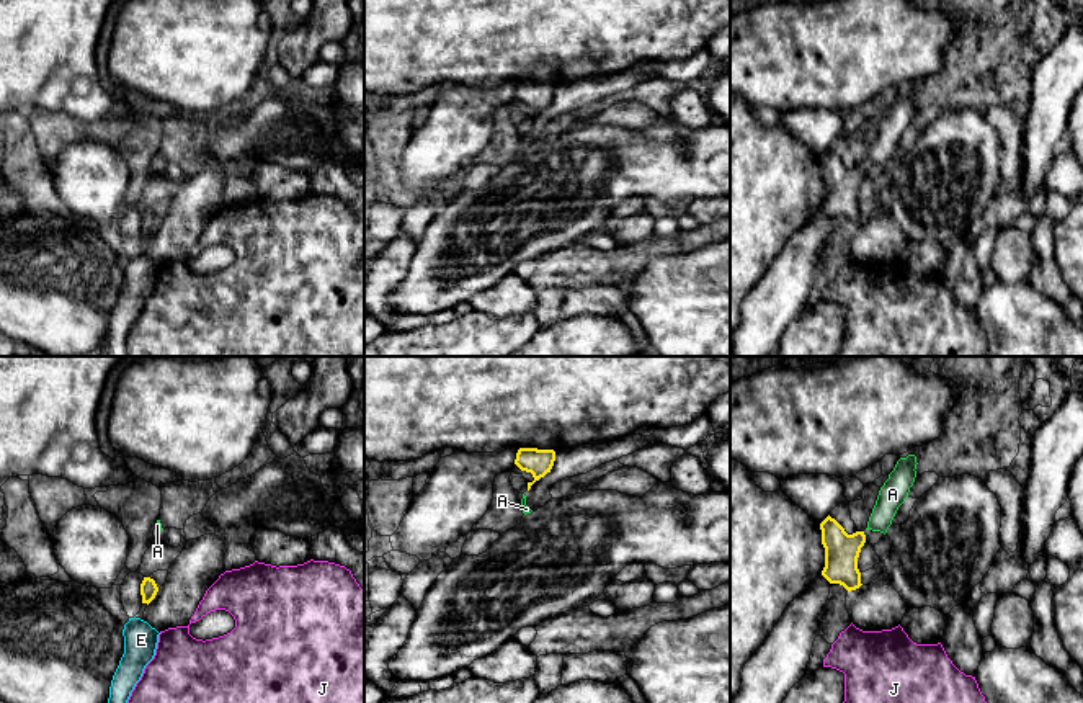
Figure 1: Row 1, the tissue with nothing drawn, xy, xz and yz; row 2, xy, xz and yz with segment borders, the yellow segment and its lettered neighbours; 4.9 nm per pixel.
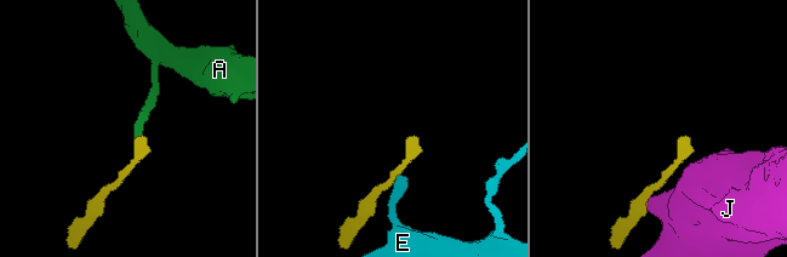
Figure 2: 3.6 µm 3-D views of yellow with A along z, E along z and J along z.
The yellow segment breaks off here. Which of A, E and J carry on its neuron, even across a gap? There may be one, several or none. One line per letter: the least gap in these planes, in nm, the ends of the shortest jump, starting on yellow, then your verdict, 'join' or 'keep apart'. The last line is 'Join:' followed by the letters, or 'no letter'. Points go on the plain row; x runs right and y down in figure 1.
A: gap 20 nm; span yz (863, 165), (866, 162); join
E: gap 80 nm; span xy (142, 236), (139, 252); keep apart
J: gap 150 nm; span xy (147, 237), (160, 265); keep apart
Join: A

